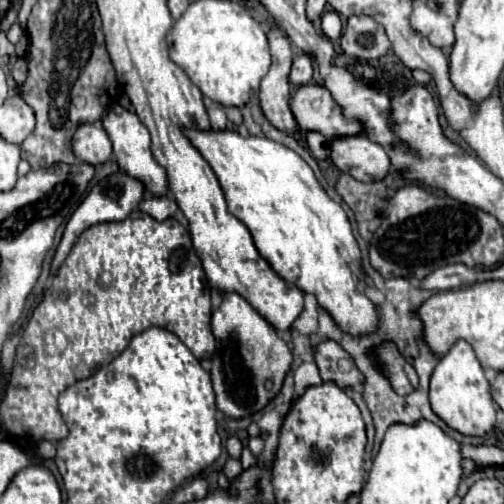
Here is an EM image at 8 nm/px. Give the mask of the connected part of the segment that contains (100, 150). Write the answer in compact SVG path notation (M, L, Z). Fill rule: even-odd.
M102 122L80 126L72 138L72 148L78 160L92 164L92 166L104 164L112 156L112 142Z

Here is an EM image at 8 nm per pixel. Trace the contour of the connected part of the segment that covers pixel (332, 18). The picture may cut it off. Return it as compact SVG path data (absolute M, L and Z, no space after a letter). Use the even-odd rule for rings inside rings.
M326 12L322 16L322 32L326 38L330 40L338 40L340 32L342 32L342 20L336 12Z

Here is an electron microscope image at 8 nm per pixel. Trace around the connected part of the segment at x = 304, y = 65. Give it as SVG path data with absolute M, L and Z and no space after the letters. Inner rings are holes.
M300 54L294 58L294 64L292 64L292 72L290 72L290 84L294 86L304 86L312 80L312 60L306 56L306 54Z

